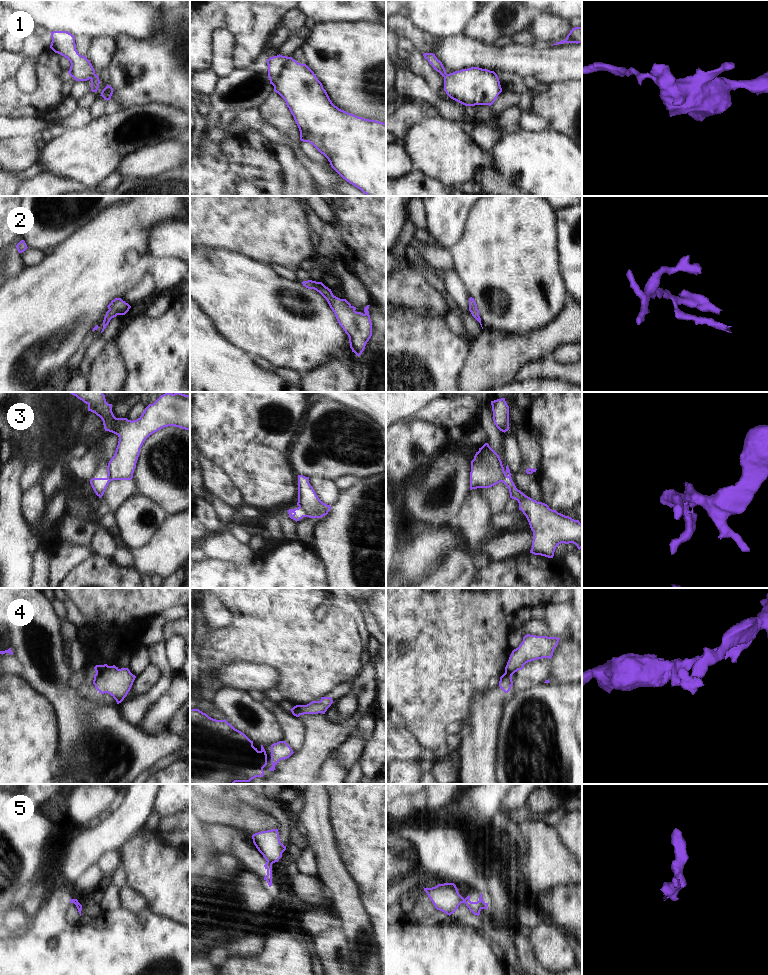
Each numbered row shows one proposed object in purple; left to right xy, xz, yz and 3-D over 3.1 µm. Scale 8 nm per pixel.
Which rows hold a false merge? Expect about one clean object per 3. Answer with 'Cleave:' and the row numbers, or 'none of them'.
Cleave: 1, 3, 4, 5

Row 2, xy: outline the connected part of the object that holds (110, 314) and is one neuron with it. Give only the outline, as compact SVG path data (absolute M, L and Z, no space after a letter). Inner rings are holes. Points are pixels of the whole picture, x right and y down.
M115 298L107 307L109 310L106 312L104 317L103 329L101 333L104 331L112 318L116 317L117 315L125 315L131 308L131 306L121 298Z

